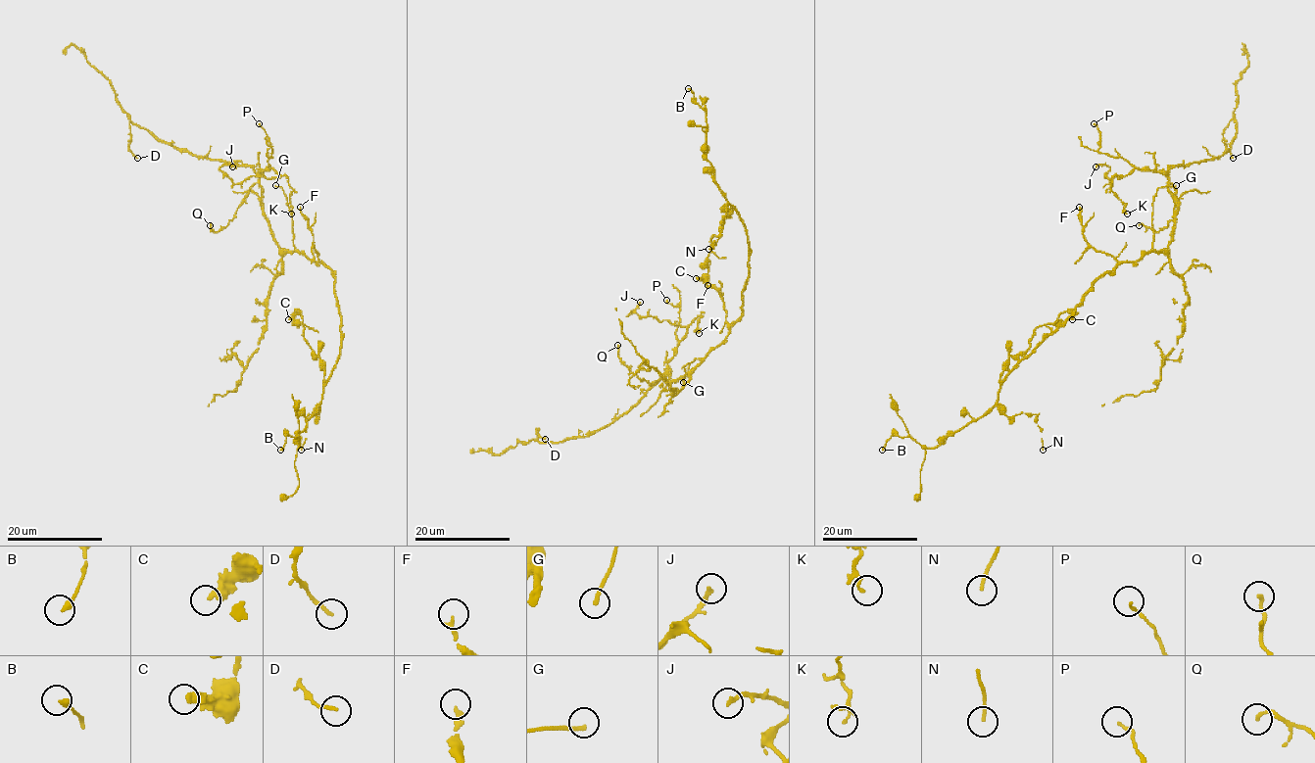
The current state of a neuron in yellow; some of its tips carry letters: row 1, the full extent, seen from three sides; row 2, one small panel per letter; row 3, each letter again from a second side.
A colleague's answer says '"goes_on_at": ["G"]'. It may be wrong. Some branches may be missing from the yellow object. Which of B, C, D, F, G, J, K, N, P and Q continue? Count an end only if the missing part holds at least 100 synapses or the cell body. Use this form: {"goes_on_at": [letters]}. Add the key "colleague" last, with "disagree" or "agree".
{"goes_on_at": ["G"], "colleague": "agree"}

